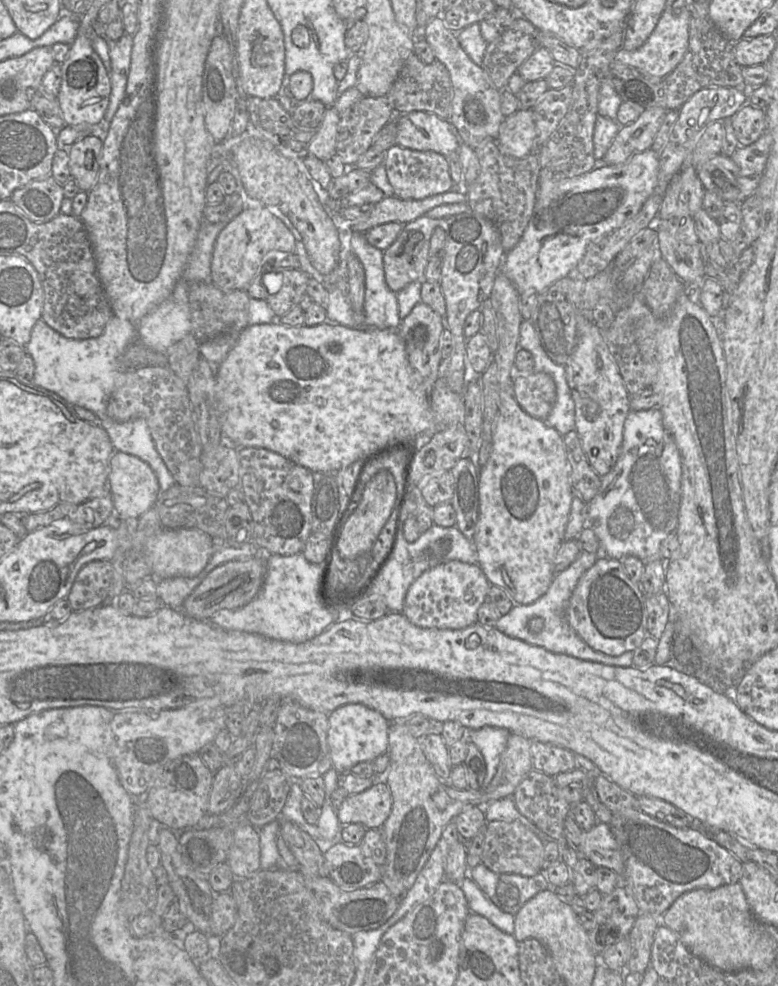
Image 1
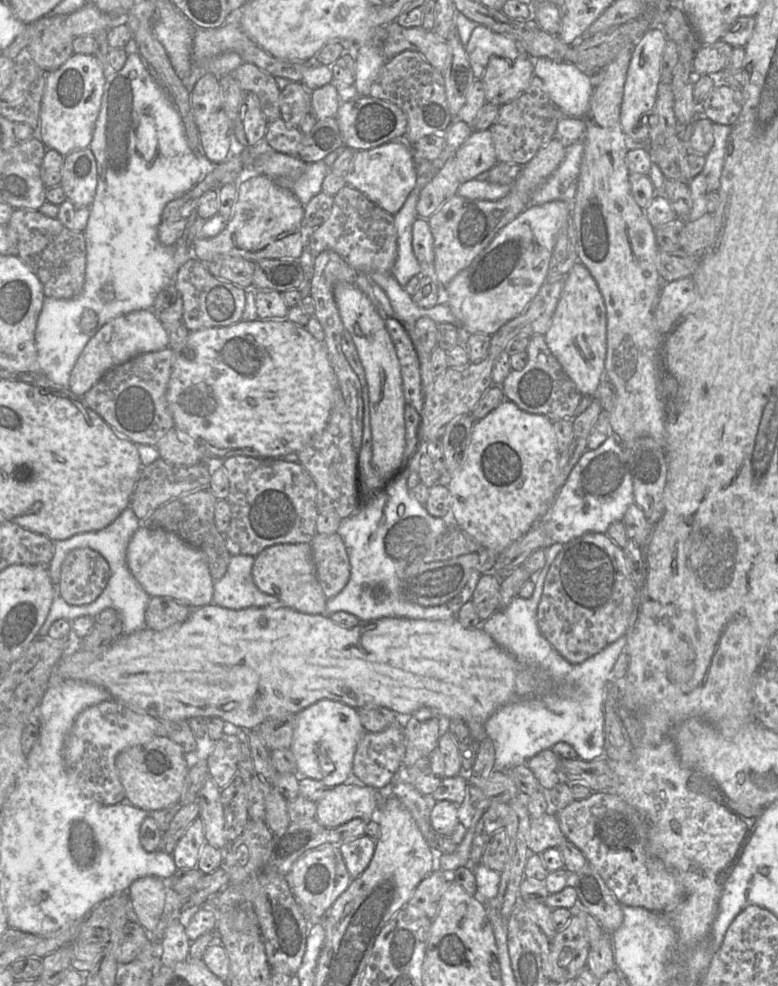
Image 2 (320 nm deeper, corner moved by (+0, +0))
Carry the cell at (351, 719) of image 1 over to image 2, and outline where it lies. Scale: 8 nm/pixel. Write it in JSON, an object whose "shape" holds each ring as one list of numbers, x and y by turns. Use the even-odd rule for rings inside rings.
{"shape":[[322,699,303,709,296,714,295,729,289,748,296,760,297,774,319,780,329,788,343,784,352,772,354,754,365,732,357,710,341,702]]}

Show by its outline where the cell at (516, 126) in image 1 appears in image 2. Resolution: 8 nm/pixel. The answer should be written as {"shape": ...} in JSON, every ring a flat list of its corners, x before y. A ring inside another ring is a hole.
{"shape":[[490,130,472,131,454,157,456,176,460,183,489,171,498,163]]}

